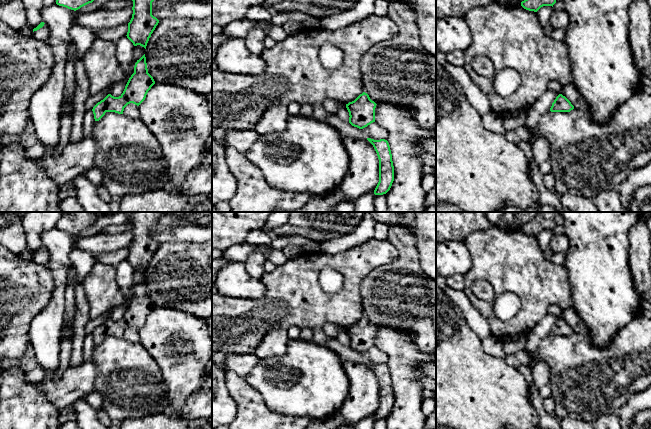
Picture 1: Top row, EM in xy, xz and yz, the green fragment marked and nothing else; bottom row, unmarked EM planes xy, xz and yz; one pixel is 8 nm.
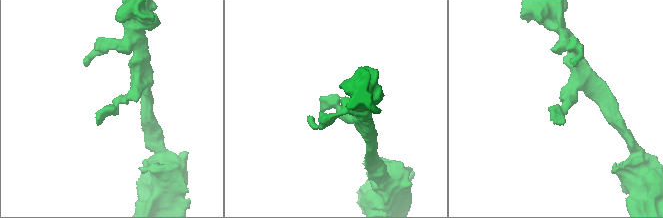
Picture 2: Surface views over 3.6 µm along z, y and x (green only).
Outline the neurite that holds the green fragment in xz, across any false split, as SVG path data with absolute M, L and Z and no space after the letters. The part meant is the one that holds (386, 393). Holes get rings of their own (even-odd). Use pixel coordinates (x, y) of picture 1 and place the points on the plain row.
M367 362L373 369L379 383L379 406L374 414L375 419L386 418L394 405L392 378L387 364Z

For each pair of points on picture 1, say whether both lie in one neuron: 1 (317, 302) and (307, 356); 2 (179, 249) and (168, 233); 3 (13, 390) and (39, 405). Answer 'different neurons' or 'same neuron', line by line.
1: different neurons
2: different neurons
3: same neuron

